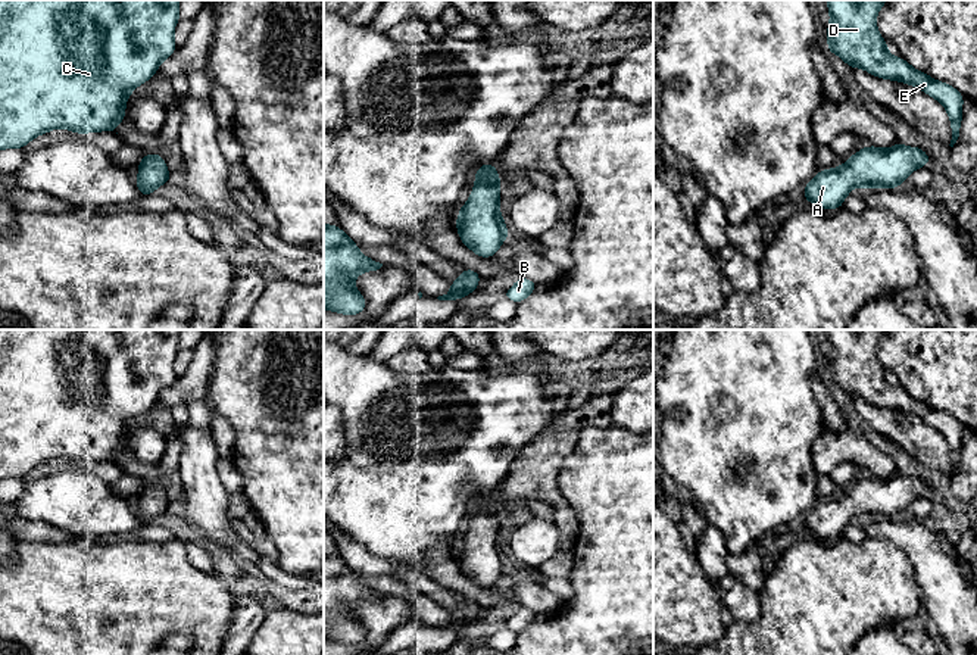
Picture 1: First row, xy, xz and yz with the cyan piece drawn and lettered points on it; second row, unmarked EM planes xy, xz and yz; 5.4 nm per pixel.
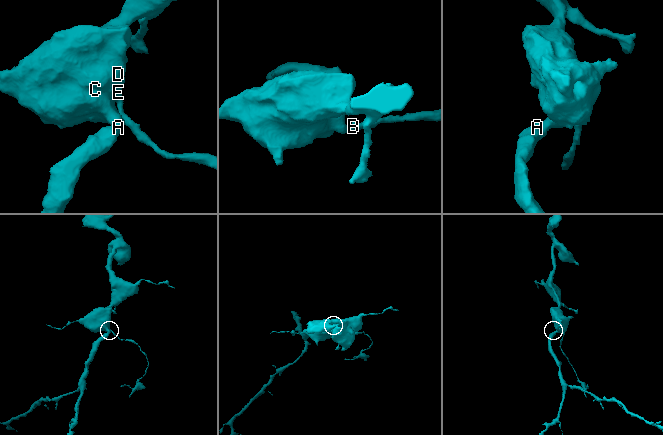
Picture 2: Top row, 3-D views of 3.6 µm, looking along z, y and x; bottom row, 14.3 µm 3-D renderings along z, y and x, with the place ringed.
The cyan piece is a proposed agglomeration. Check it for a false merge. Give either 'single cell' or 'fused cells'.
single cell

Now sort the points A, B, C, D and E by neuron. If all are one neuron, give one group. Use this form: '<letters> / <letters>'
A B C D E

